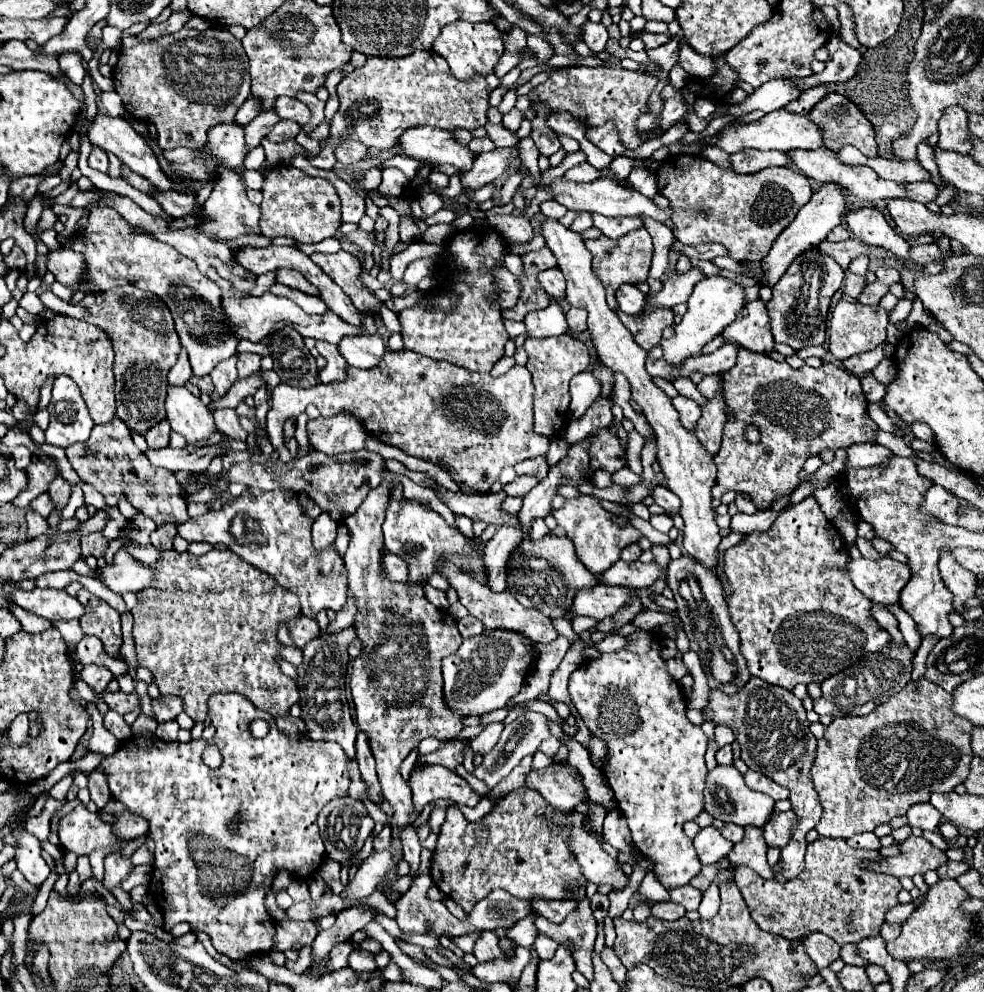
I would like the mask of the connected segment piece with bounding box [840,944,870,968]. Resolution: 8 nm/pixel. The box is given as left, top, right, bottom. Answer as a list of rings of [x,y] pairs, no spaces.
[[[852,944],[852,946],[842,946],[842,948],[840,948],[840,958],[842,958],[846,964],[864,966],[864,968],[868,968],[868,966],[870,966],[870,962],[858,954],[856,944]]]

